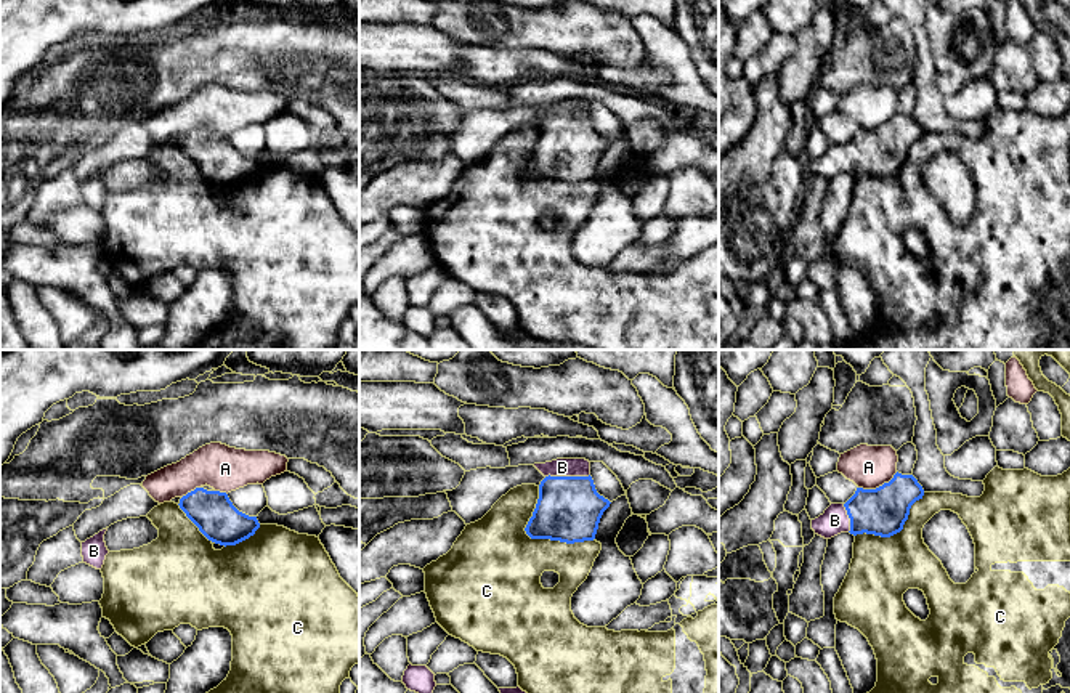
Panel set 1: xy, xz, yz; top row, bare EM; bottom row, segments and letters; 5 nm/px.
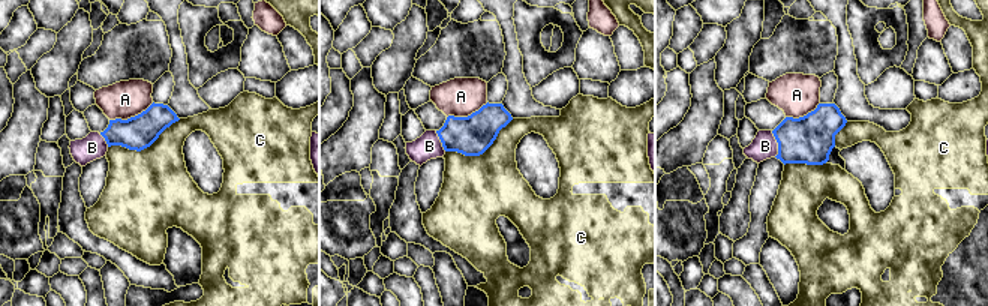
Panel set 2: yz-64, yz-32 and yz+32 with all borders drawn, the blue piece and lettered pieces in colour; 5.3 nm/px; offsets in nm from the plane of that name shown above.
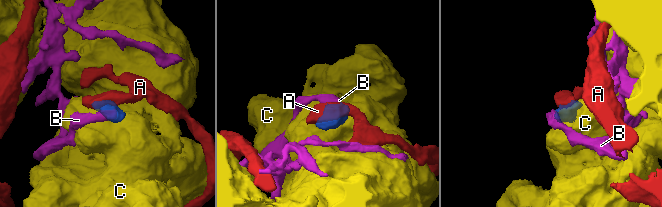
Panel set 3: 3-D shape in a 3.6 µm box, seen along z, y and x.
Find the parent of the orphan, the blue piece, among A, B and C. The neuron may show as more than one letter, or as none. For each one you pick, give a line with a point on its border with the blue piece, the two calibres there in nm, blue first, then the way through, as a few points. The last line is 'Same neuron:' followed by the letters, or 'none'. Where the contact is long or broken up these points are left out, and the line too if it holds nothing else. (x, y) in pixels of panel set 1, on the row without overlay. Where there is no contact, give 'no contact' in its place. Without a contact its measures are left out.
B: xz (567, 117) | 320/100 nm | across xz (568, 149), (567, 117), (562, 108)
Same neuron: B

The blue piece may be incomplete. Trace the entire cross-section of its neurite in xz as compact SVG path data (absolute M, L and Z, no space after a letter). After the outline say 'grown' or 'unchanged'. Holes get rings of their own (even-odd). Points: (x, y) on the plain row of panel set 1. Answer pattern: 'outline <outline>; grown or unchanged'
outline M557 99L534 104L545 117L525 172L531 180L566 184L594 181L610 141L600 136L586 99Z; grown

